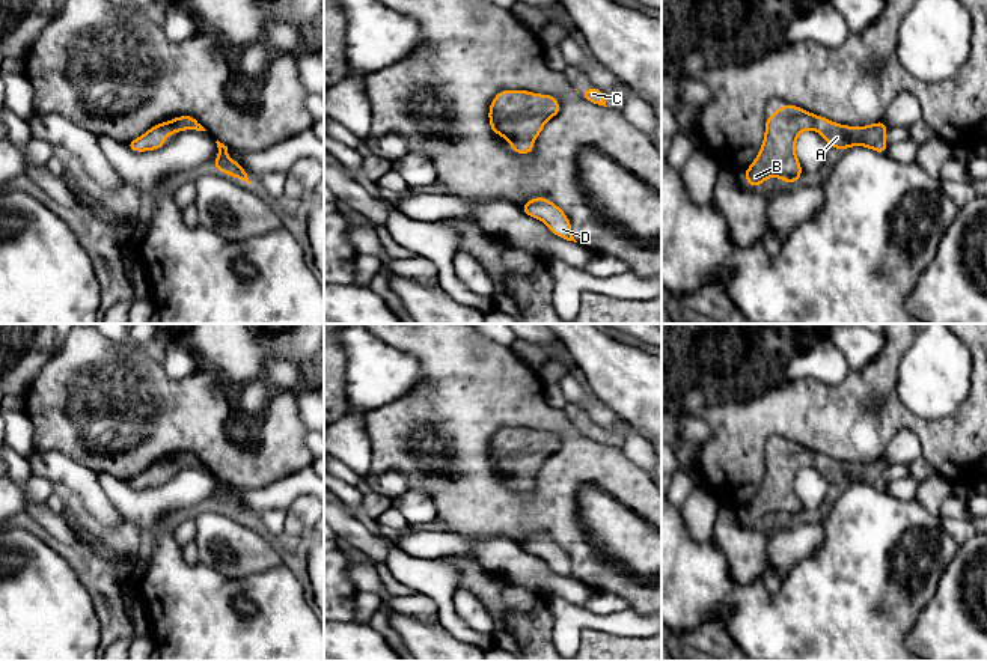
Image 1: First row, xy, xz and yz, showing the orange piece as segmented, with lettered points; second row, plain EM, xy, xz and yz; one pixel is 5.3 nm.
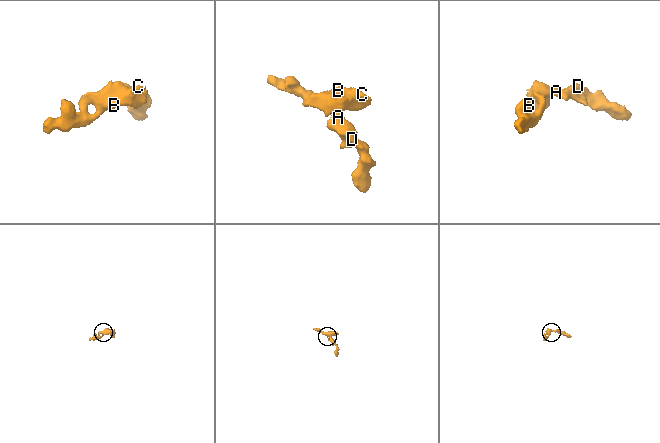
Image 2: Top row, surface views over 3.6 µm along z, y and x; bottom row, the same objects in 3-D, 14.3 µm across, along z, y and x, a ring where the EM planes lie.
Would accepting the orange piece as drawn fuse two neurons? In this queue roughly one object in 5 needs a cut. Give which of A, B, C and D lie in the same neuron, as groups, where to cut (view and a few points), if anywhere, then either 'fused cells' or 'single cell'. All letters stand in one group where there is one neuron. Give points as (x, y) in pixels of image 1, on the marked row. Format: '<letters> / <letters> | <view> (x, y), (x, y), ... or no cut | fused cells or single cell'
A B C D | no cut | single cell

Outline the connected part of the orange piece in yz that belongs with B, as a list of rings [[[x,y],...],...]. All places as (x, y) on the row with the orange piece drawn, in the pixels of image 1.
[[[790,104],[765,117],[761,151],[743,175],[747,184],[758,187],[770,176],[790,184],[797,182],[802,166],[796,157],[796,140],[802,131],[808,129],[815,129],[835,149],[866,146],[875,152],[886,154],[888,151],[885,134],[889,128],[883,120],[868,126],[845,126]]]

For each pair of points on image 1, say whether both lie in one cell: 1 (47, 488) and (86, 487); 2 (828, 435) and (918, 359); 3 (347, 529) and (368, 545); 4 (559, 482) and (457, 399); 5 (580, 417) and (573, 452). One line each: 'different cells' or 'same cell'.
1: different cells
2: different cells
3: same cell
4: same cell
5: different cells

